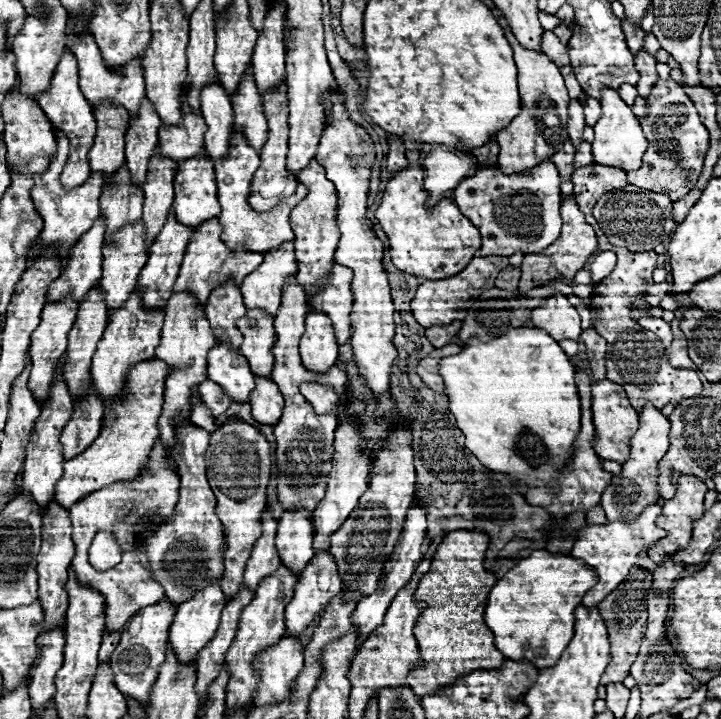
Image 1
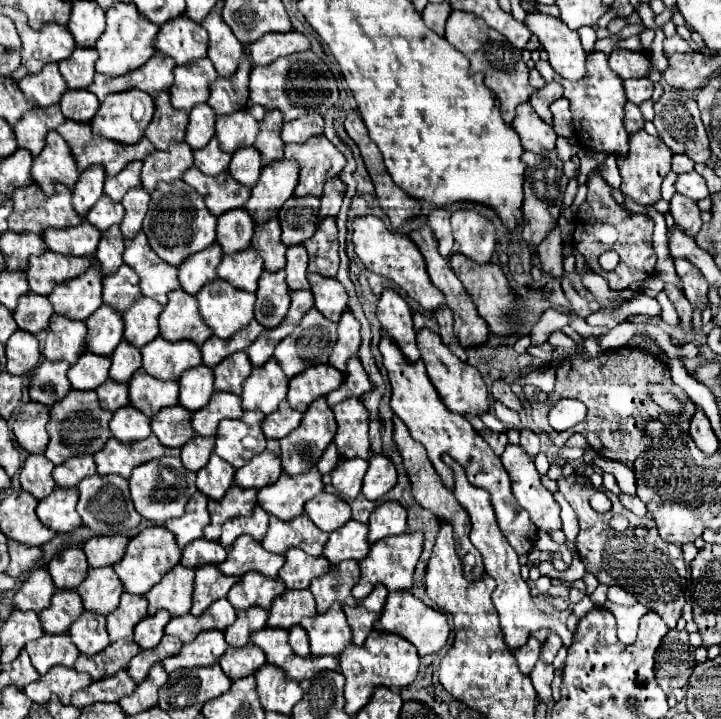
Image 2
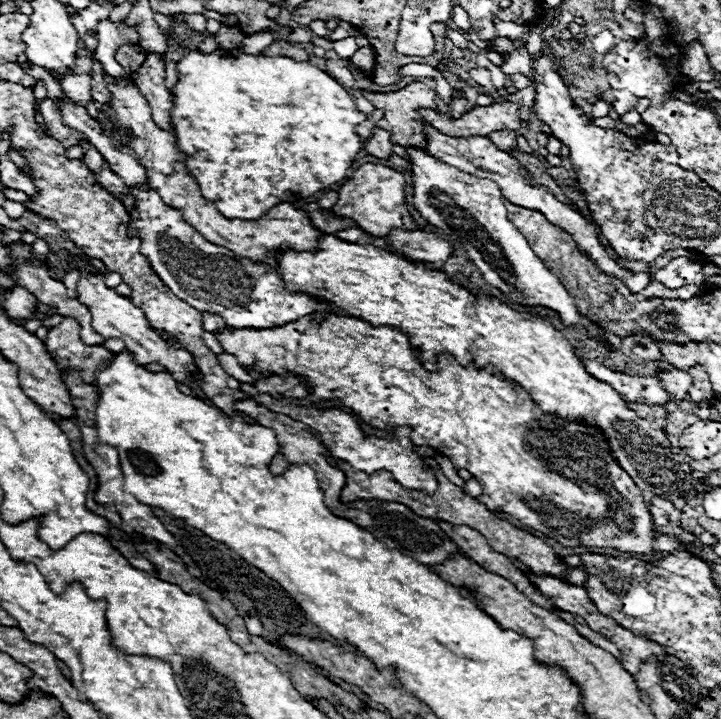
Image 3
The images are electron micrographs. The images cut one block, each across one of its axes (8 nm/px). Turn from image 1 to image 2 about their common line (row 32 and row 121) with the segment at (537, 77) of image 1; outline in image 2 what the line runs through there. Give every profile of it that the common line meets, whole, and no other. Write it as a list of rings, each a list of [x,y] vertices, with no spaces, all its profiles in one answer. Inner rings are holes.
[[[454,10],[450,14],[448,24],[446,24],[446,40],[470,60],[472,64],[470,70],[482,70],[486,74],[484,84],[498,96],[502,104],[500,112],[502,112],[504,122],[512,124],[516,106],[522,102],[528,102],[530,96],[536,92],[536,88],[532,88],[528,82],[528,66],[522,60],[522,52],[514,48],[504,36],[500,36],[500,32],[488,28],[484,20],[464,10]]]

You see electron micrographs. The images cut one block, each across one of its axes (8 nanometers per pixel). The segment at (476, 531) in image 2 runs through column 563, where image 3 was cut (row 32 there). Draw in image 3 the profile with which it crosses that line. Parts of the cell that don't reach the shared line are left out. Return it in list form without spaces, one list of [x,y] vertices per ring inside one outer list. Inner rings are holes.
[[[615,13],[615,18],[624,34],[631,36],[634,39],[642,38],[644,35],[645,27],[643,24],[635,24],[626,20],[623,16],[623,13]]]

